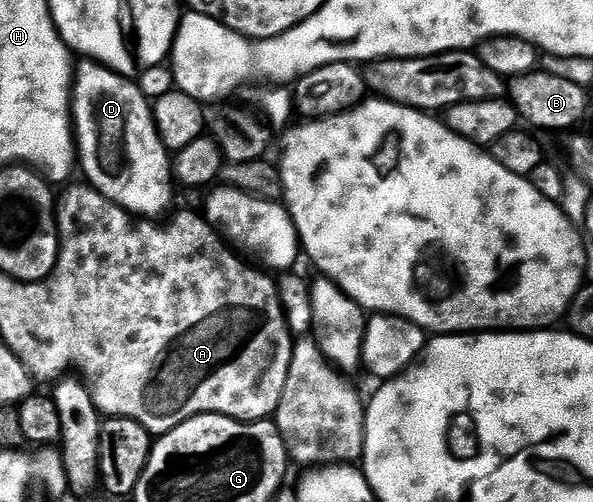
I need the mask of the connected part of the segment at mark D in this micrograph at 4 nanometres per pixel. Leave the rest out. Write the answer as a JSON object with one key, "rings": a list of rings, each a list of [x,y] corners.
{"rings":[[[100,63],[77,64],[72,118],[80,171],[90,178],[89,186],[93,190],[108,197],[116,206],[138,217],[162,217],[174,199],[172,155],[158,132],[151,100],[134,81]]]}

